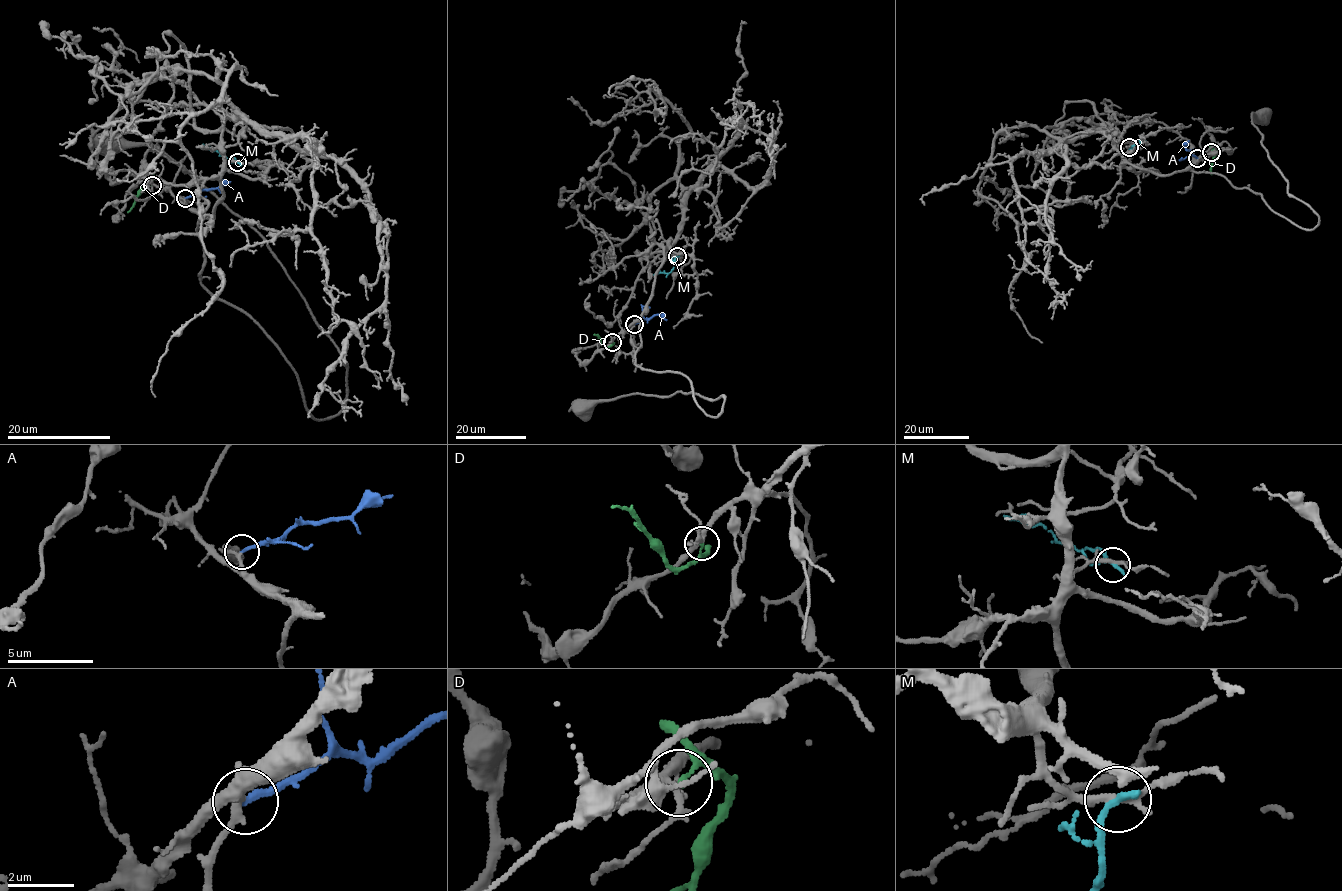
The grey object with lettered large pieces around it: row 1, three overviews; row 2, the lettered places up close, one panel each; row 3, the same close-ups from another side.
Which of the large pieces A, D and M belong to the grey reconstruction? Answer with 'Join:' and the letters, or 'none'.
Join: A

